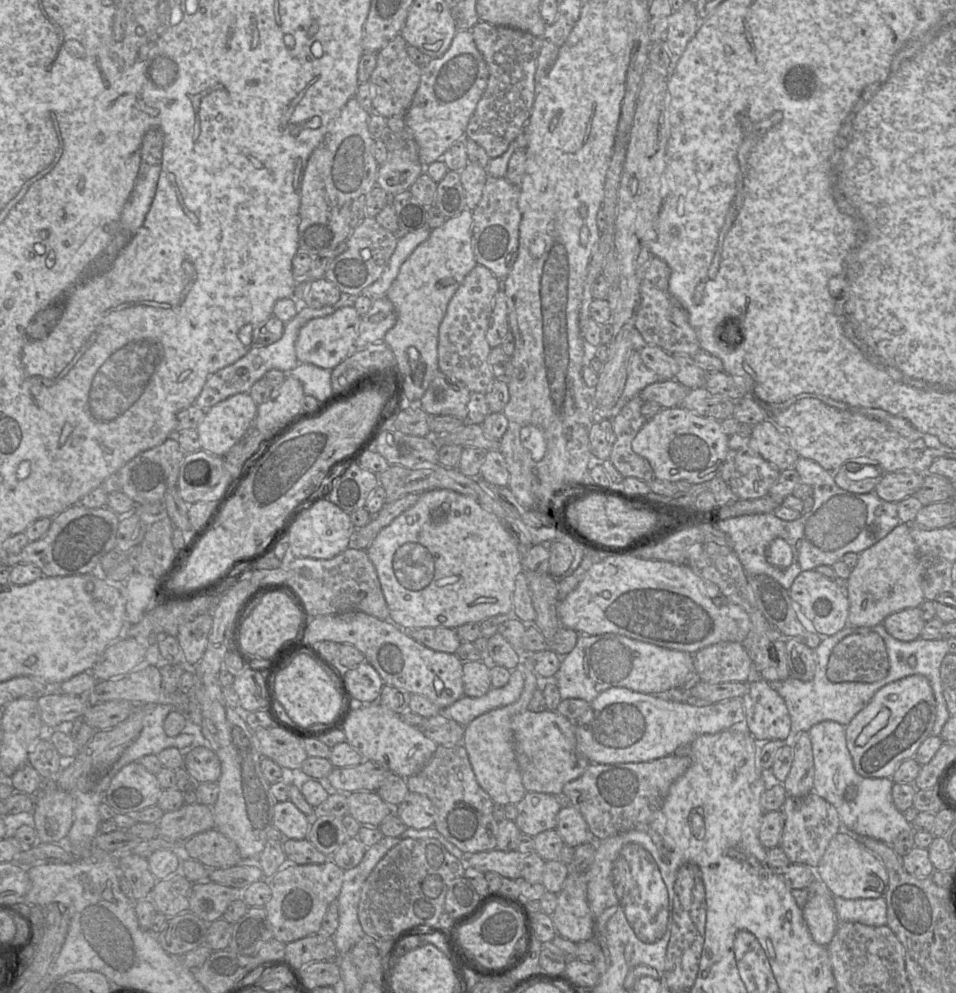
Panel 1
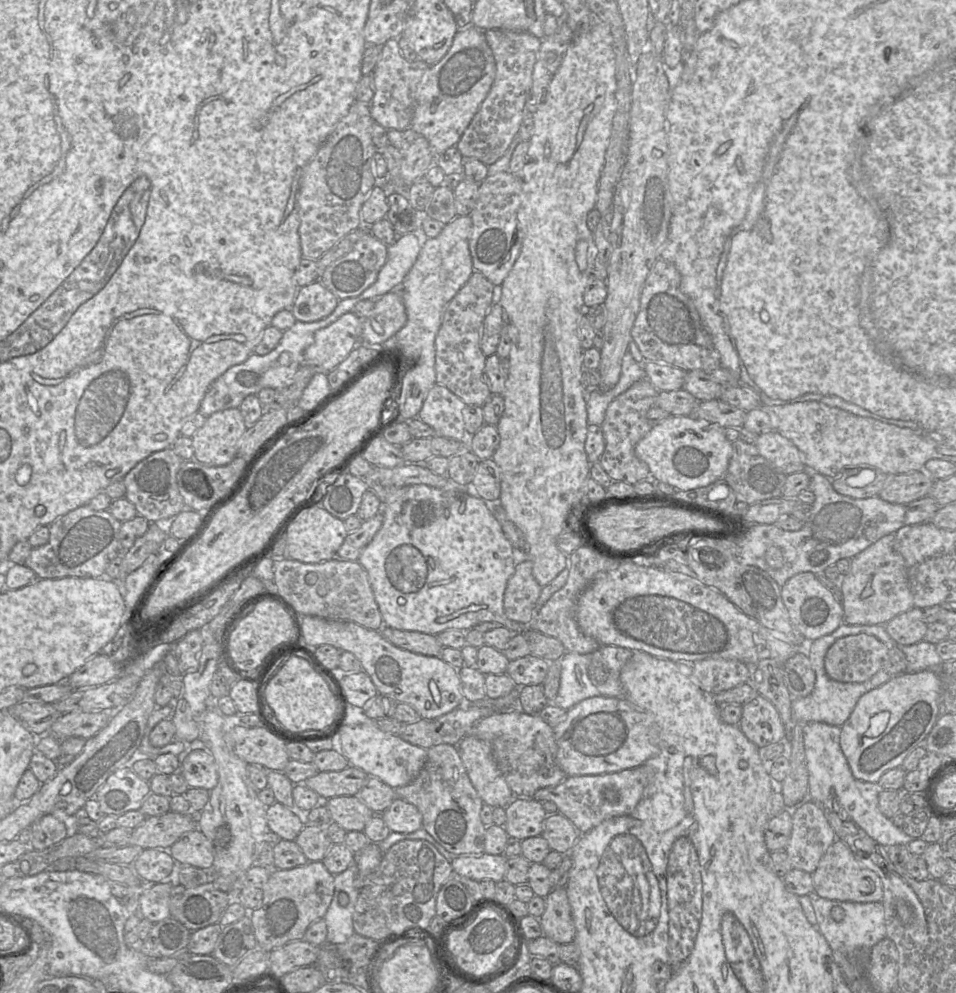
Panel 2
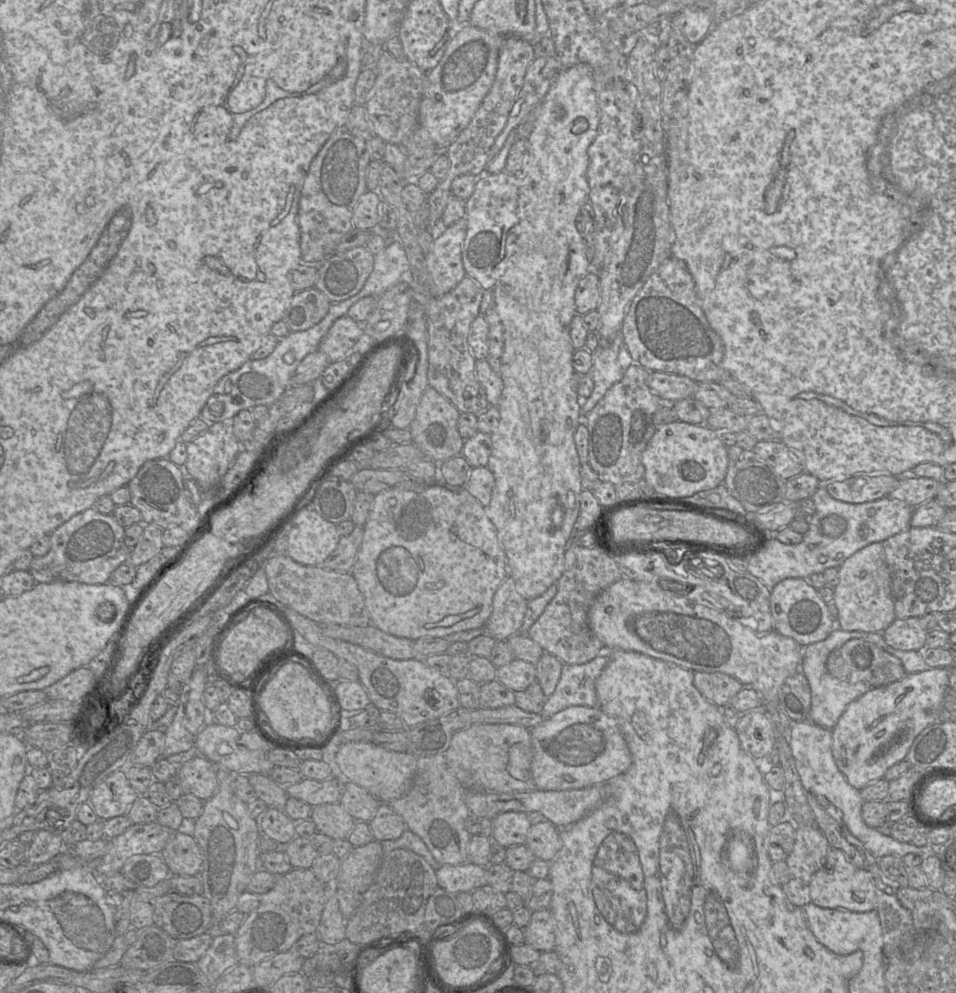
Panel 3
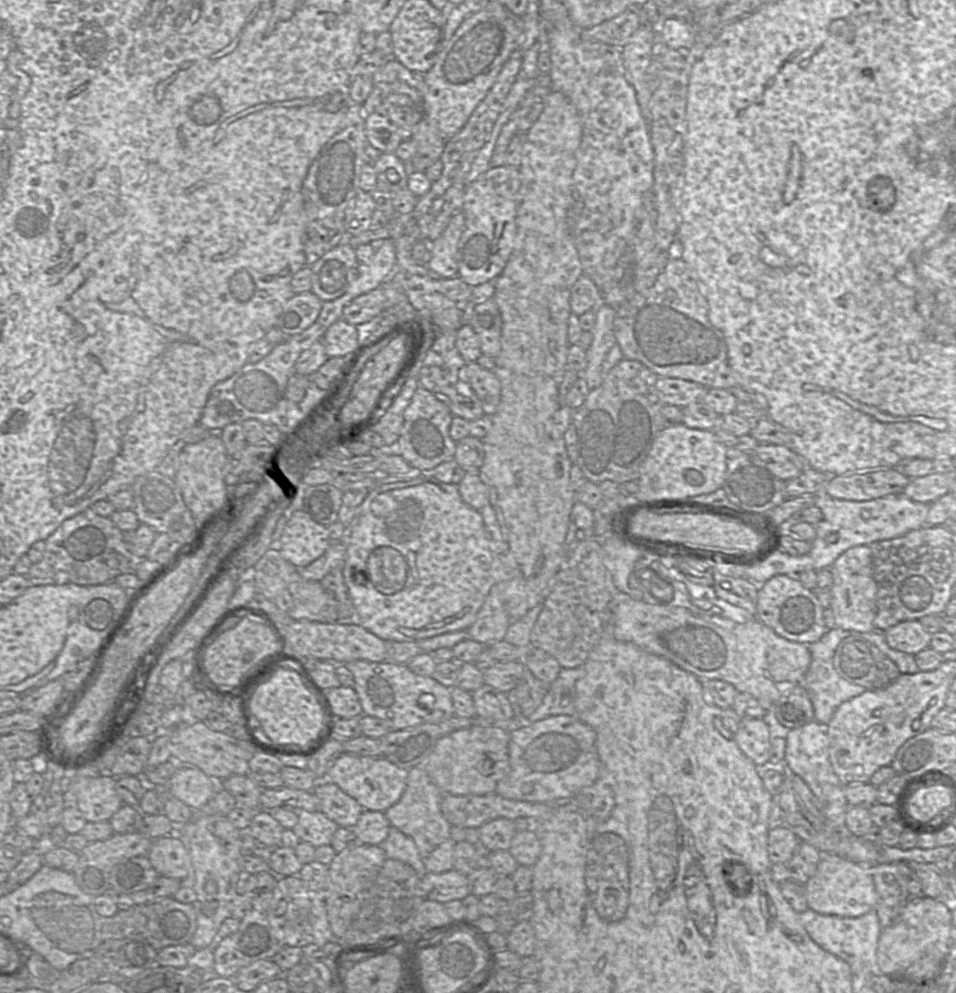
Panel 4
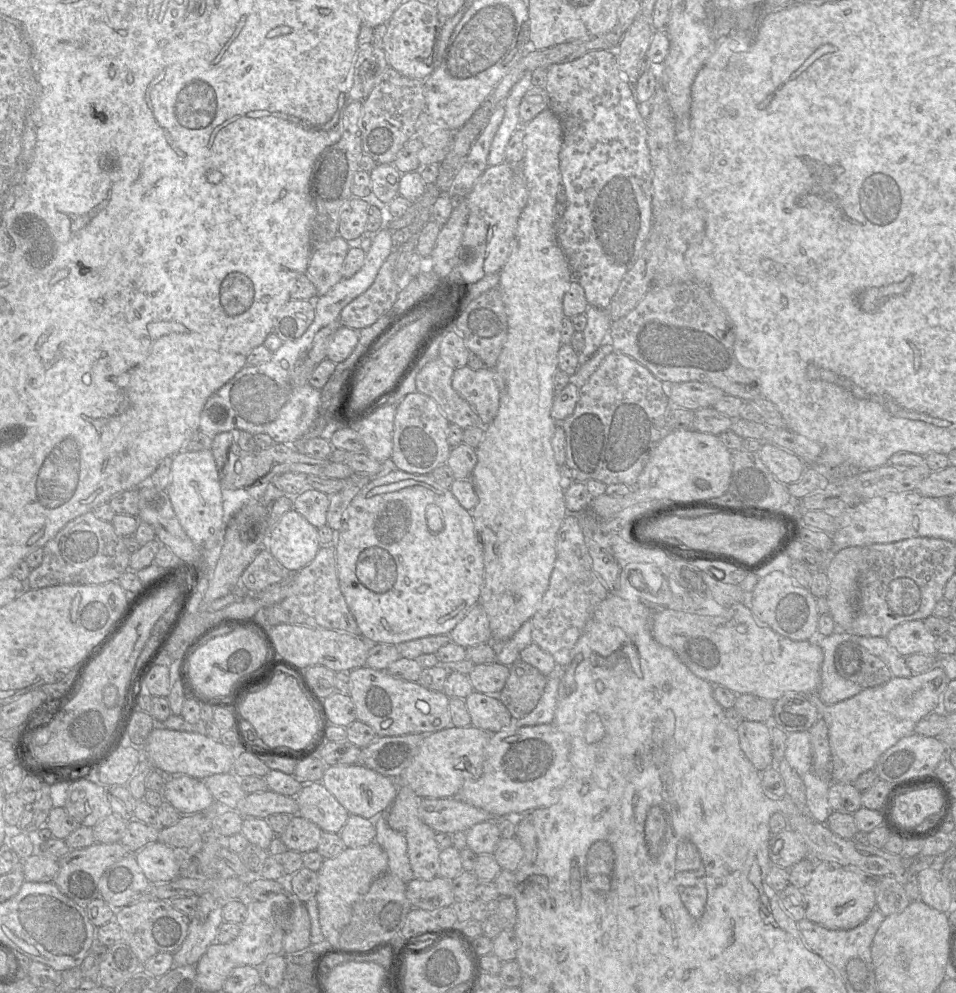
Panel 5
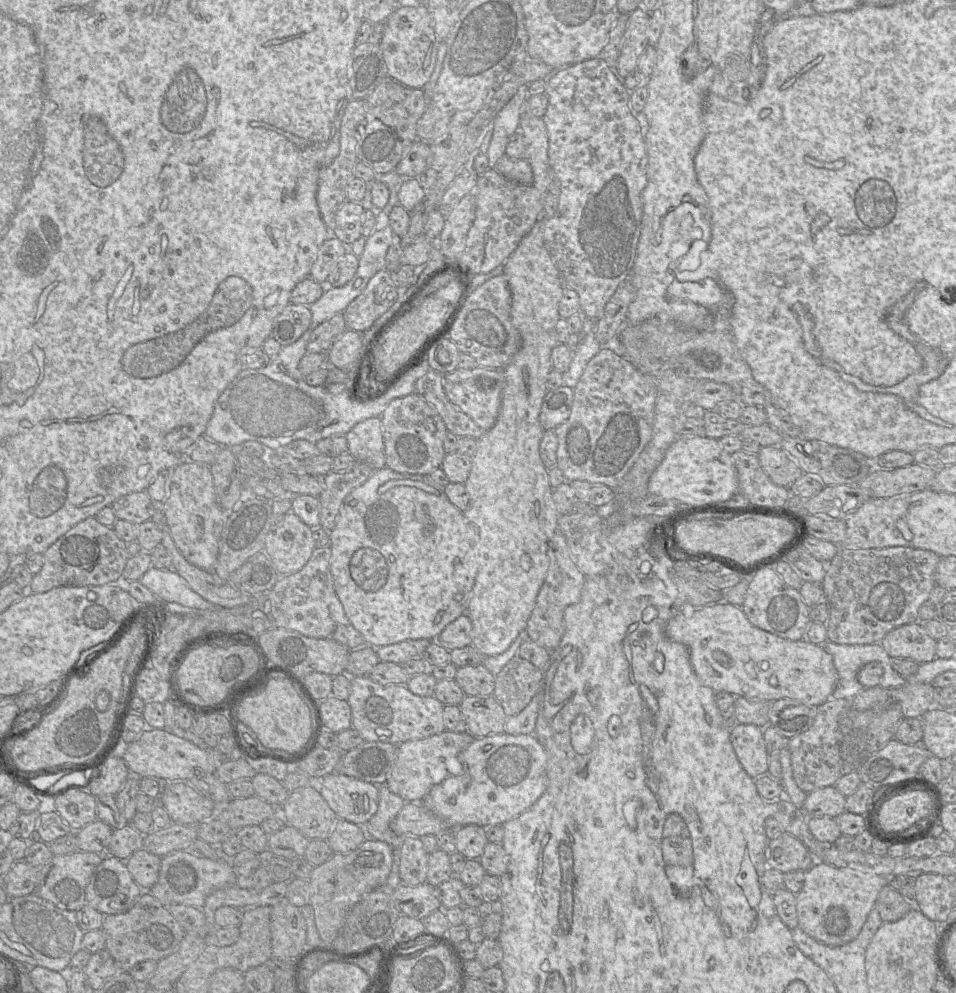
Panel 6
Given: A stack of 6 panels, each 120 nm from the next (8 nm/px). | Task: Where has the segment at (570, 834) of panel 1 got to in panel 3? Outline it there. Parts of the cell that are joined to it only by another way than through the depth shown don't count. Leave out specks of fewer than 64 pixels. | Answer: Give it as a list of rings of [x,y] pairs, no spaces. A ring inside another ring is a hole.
[[[550,821],[534,824],[527,833],[525,845],[536,859],[552,861],[562,847],[560,830]]]

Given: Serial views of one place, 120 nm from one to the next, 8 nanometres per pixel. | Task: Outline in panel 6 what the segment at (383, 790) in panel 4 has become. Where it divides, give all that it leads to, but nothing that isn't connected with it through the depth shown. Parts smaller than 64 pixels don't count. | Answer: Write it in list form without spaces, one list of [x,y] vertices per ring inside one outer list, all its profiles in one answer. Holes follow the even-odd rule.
[[[337,772],[325,775],[316,785],[339,819],[363,826],[378,809],[380,785]]]

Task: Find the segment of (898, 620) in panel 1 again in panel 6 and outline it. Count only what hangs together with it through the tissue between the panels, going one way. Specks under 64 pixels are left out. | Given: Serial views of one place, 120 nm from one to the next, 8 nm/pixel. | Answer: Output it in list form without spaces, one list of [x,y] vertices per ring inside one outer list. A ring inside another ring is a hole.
[[[920,622],[891,630],[880,642],[892,659],[908,658],[918,664],[931,662],[936,658],[936,643]]]

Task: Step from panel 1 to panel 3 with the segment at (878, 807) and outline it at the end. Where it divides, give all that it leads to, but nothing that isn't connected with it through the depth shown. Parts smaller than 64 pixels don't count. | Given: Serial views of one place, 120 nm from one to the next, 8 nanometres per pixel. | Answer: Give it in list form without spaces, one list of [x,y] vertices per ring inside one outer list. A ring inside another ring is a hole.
[[[809,719],[794,722],[790,729],[790,747],[795,759],[796,768],[801,783],[807,793],[815,796],[823,795],[840,812],[843,822],[849,831],[858,838],[864,847],[875,857],[882,858],[886,855],[904,857],[913,853],[925,859],[936,855],[936,849],[931,845],[917,847],[911,842],[899,842],[891,837],[881,834],[877,829],[865,824],[862,819],[862,806],[864,803],[860,790],[848,783],[843,773],[839,770],[832,754],[832,729],[821,727]]]

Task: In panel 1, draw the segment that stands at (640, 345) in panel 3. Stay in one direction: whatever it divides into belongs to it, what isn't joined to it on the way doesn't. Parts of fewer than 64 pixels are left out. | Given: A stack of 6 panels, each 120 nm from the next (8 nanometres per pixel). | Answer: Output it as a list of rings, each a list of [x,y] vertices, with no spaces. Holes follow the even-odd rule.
[[[651,257],[644,269],[641,282],[641,304],[635,323],[647,345],[658,346],[669,354],[686,354],[693,357],[700,349],[698,336],[689,322],[682,304],[669,292],[670,269],[658,257]]]

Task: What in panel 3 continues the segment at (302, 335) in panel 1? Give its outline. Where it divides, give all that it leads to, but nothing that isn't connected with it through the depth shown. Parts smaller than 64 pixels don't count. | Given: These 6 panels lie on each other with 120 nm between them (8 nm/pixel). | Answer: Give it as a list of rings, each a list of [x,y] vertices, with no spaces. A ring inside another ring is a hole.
[[[345,315],[333,323],[318,350],[324,352],[329,363],[337,362],[351,352],[363,333],[362,324]]]

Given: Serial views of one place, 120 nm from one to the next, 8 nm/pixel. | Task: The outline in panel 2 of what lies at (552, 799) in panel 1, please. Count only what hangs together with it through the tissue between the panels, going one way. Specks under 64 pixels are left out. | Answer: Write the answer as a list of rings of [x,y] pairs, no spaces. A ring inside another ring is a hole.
[[[515,797],[505,808],[507,834],[523,841],[542,834],[547,814],[541,802],[531,797]]]

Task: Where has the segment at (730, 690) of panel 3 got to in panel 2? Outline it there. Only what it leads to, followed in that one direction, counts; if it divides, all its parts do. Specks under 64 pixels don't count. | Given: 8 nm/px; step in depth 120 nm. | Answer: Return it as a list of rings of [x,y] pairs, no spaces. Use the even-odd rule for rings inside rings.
[[[697,660],[691,667],[690,676],[709,696],[749,682],[747,665],[739,660]]]

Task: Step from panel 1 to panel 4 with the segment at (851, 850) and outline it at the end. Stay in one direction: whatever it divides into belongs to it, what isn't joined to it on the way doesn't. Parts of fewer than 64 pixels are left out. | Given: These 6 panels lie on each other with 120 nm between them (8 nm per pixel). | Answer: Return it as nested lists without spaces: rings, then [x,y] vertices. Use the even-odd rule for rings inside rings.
[[[822,854],[815,874],[805,887],[808,908],[820,914],[858,917],[875,910],[879,901],[869,868],[834,854]]]

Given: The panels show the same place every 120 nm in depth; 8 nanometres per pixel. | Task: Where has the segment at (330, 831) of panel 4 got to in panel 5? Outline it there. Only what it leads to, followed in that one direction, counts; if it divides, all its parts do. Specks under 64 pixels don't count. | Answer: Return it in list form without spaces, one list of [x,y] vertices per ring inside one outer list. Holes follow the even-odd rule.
[[[293,815],[291,820],[279,837],[288,850],[301,854],[317,848],[322,830],[313,822],[301,815]]]

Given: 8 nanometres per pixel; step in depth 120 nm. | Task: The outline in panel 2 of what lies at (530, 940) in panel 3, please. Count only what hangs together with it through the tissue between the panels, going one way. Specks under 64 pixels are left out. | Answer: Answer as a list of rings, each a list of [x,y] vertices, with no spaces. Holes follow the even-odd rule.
[[[565,887],[553,888],[544,899],[545,911],[539,918],[543,935],[558,945],[574,942],[576,929]]]

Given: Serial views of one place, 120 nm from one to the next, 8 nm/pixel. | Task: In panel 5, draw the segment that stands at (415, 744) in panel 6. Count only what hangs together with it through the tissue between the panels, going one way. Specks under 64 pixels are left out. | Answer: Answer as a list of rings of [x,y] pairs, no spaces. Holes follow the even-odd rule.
[[[451,725],[424,736],[416,755],[398,777],[398,785],[411,788],[421,798],[454,797],[466,781],[476,780],[482,775],[490,736],[472,725]]]

